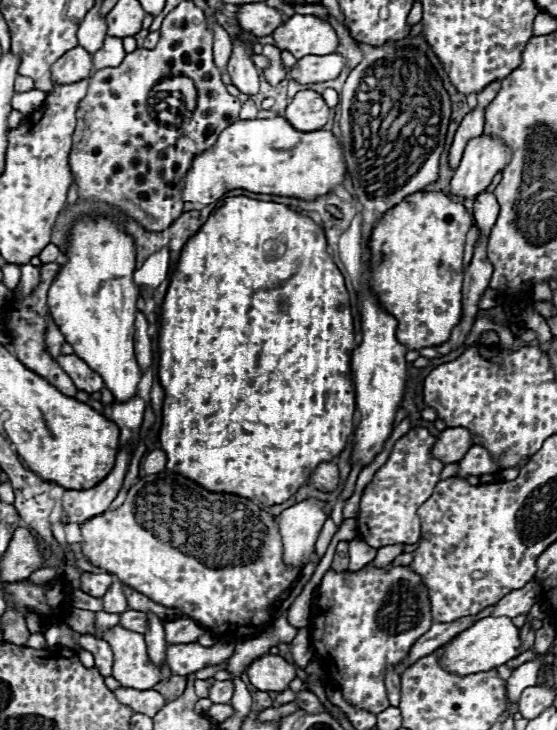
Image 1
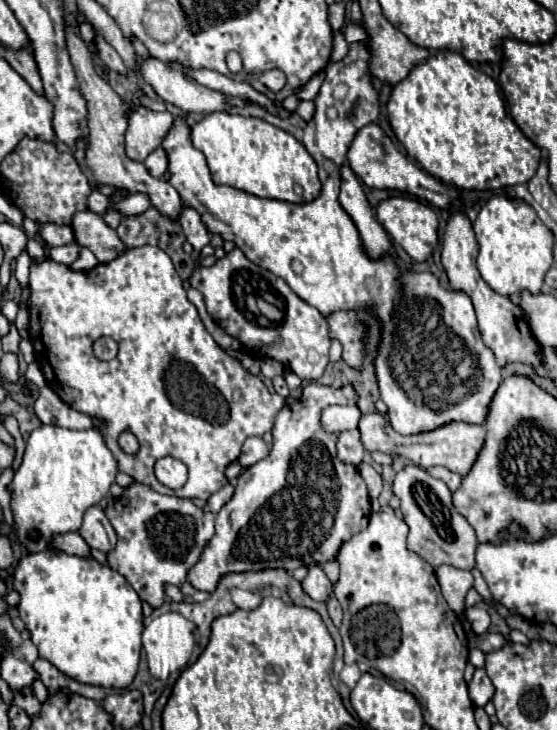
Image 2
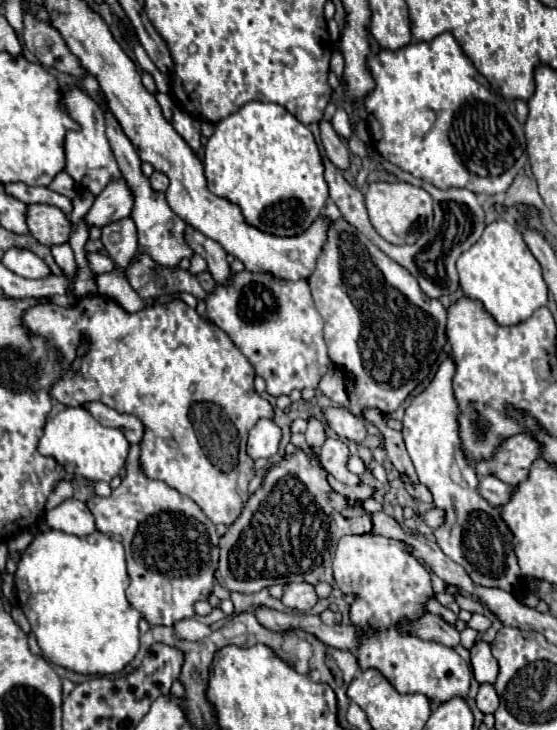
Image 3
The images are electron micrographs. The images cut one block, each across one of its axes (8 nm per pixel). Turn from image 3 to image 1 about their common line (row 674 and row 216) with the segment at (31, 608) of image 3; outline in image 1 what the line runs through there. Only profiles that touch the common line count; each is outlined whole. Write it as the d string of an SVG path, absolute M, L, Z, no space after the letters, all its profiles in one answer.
M82 218L74 222L68 242L68 262L48 290L50 316L72 344L74 354L96 370L118 402L128 402L138 392L142 370L134 356L134 314L138 286L132 280L136 250L124 226L112 218Z

